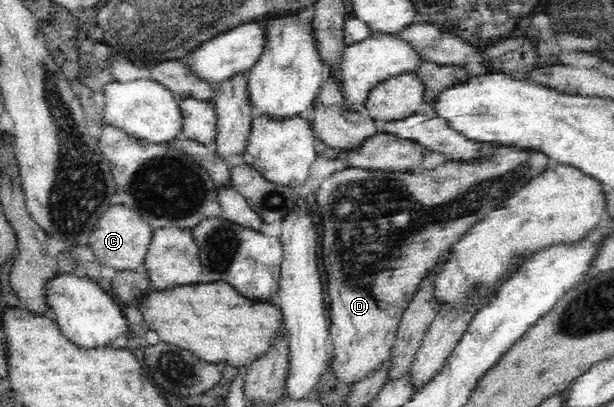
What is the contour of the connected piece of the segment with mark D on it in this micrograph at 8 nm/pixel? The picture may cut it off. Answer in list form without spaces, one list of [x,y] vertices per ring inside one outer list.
[[[491,145],[491,151],[486,155],[479,155],[477,159],[447,159],[443,165],[423,171],[423,173],[409,173],[402,171],[381,171],[380,169],[361,169],[347,167],[344,170],[335,172],[323,179],[318,191],[314,195],[314,203],[317,203],[315,220],[323,231],[323,265],[327,275],[328,294],[330,297],[330,354],[331,366],[338,381],[354,385],[369,371],[379,367],[387,357],[396,342],[396,335],[400,319],[410,299],[415,295],[422,279],[429,275],[429,269],[437,265],[437,259],[441,255],[452,250],[452,246],[473,227],[481,218],[484,218],[490,211],[501,207],[505,200],[515,195],[526,183],[529,183],[533,176],[540,174],[548,168],[549,157],[541,151],[531,151],[529,148],[513,147],[512,145]]]

